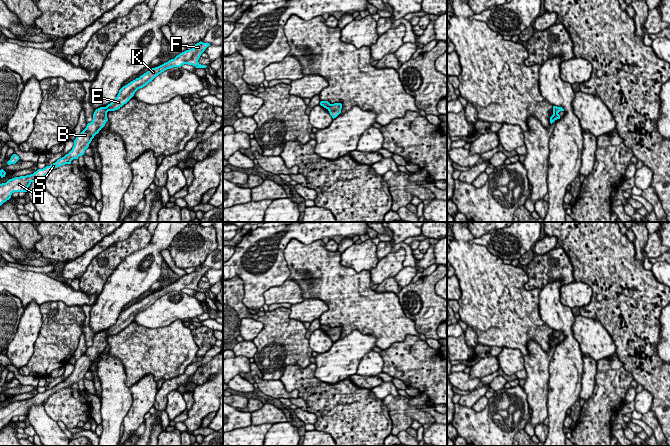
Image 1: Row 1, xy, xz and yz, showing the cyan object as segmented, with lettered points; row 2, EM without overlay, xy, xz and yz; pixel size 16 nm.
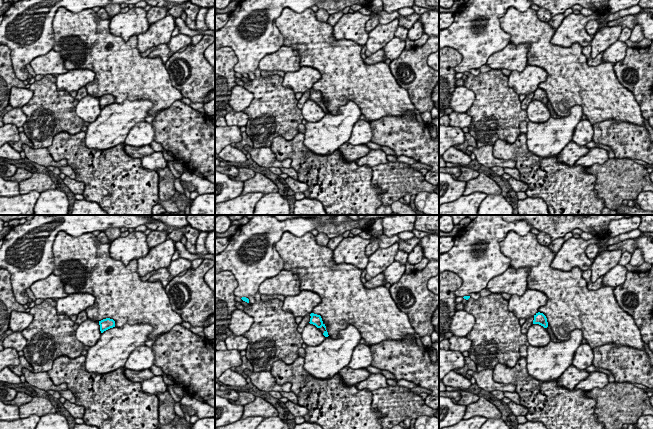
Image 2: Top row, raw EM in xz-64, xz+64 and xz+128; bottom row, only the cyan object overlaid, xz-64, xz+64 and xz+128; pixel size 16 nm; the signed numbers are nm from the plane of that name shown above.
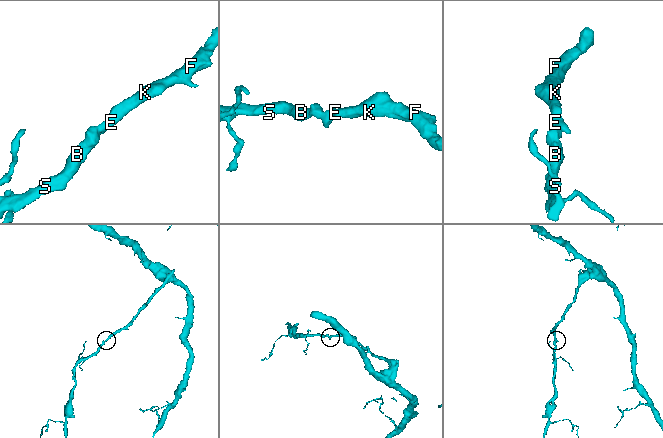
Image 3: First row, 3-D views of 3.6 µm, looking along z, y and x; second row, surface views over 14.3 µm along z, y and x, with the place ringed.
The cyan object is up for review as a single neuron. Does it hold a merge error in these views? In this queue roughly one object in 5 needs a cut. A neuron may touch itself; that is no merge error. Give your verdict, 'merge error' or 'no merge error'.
no merge error

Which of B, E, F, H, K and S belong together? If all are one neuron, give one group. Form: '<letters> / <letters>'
B E F H K S

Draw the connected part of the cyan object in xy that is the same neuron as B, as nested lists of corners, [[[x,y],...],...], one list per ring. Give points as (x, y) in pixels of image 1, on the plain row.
[[[200,265],[195,268],[194,272],[186,274],[177,279],[174,283],[171,283],[158,291],[150,293],[139,302],[136,302],[127,309],[123,310],[119,314],[119,317],[113,326],[108,328],[106,331],[100,331],[95,334],[93,344],[88,347],[86,352],[76,361],[74,364],[74,370],[68,378],[58,383],[50,390],[38,393],[33,398],[15,401],[9,403],[6,407],[0,408],[0,430],[9,424],[14,416],[27,416],[27,413],[32,406],[43,405],[44,401],[47,400],[53,393],[65,388],[71,388],[73,383],[78,383],[79,380],[84,379],[85,374],[89,371],[89,368],[94,360],[99,357],[108,345],[107,336],[120,333],[134,320],[138,313],[146,310],[156,300],[167,293],[181,291],[184,288],[193,289],[196,292],[206,292],[207,290],[201,289],[198,284],[208,270],[210,270],[209,267],[203,267]]]

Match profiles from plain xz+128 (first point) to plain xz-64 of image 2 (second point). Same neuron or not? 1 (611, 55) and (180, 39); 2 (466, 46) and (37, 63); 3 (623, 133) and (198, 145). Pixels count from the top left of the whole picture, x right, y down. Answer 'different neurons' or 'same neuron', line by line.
1: same neuron
2: different neurons
3: same neuron

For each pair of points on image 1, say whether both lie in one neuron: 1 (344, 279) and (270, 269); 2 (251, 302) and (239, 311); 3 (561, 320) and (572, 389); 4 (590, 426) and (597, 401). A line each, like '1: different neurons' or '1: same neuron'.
1: different neurons
2: different neurons
3: same neuron
4: same neuron

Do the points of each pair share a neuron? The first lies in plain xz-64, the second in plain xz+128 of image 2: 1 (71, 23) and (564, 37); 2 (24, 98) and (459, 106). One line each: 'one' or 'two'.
1: two
2: one

